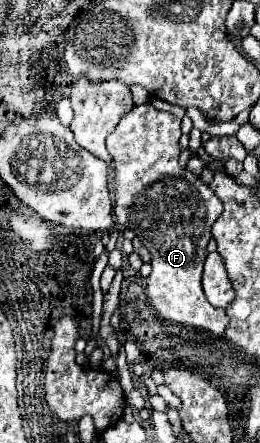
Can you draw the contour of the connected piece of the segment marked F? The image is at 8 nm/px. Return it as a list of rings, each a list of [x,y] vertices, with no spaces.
[[[151,102],[133,106],[133,110],[121,118],[107,138],[107,150],[113,158],[115,172],[113,212],[123,228],[135,228],[135,234],[153,256],[147,296],[159,315],[172,322],[181,322],[181,326],[197,326],[197,330],[209,330],[209,334],[223,334],[229,318],[225,310],[213,308],[203,298],[201,288],[211,226],[223,206],[203,180],[181,170],[179,138],[181,120],[171,112],[155,110]]]

